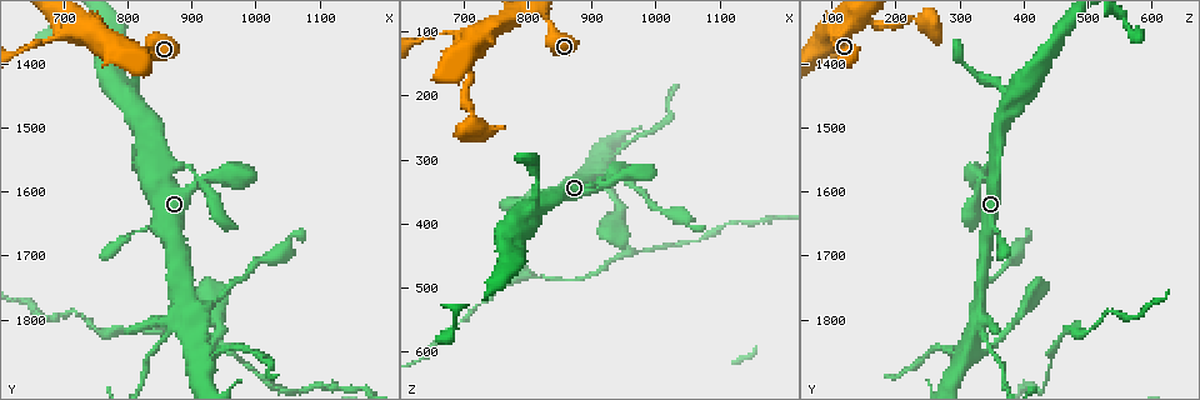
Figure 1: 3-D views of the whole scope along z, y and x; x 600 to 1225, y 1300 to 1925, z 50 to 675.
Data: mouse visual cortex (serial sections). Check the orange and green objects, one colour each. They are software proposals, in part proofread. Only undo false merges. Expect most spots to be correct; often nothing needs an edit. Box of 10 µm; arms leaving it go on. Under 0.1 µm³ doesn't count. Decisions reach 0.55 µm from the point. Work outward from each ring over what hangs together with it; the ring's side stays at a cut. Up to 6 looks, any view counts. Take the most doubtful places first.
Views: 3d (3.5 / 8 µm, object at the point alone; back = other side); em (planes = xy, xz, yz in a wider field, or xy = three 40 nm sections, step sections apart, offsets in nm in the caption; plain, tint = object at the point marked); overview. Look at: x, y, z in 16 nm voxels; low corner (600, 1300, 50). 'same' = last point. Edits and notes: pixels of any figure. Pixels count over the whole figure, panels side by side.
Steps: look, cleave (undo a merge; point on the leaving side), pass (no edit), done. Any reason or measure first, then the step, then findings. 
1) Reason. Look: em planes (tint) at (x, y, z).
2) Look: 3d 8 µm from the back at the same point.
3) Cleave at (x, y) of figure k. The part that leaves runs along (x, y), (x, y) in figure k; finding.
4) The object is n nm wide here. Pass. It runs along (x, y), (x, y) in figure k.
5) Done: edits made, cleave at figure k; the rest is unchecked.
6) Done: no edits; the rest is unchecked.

Four arms meet. Look: 3d 3.5 µm at (895, 1775, 325).

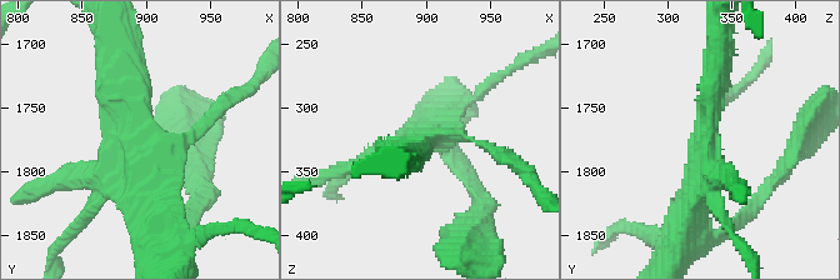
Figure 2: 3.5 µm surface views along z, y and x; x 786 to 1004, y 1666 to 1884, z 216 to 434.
Look: em xy step 2 (tint) at (892, 1776, 328).

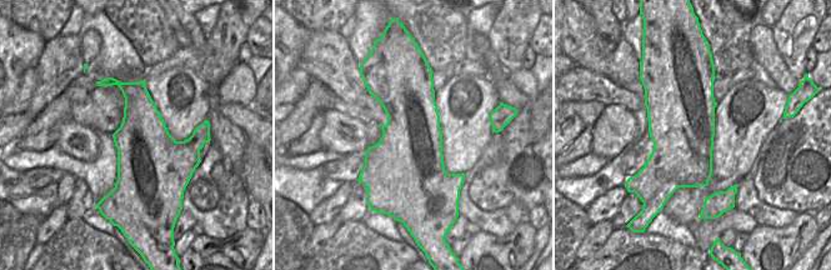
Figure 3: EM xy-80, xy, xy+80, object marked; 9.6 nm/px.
Cleave at (71, 230) of figure 2. The part that leaves runs along (121, 171), (51, 251), (51, 259) in figure 2; a second cell is stuck on.

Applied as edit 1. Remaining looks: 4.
Look: 3d 3.5 µm from the back at (925, 1580, 340).

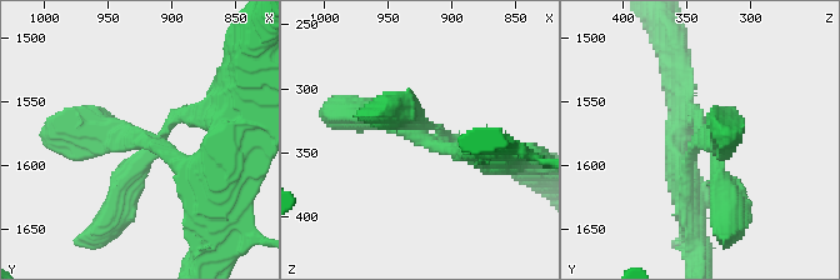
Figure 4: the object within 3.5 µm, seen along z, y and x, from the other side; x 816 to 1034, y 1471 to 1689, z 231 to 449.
3 arms meet here; the arms are 250, 300, 350 nm wide; now the EM. Look: em xy step 1 (tint) at (920, 1582, 340).

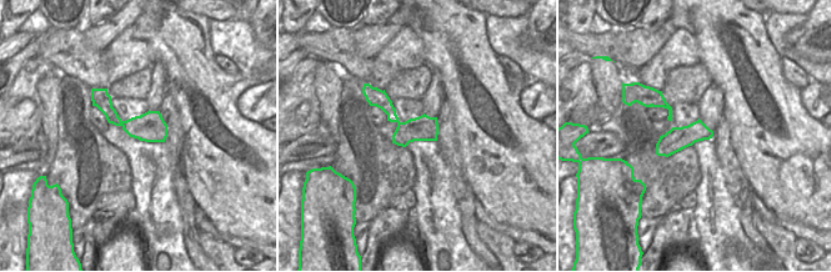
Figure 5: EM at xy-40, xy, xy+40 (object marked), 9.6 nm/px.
Pass. It runs along (95, 100), (121, 124), (150, 127), (161, 139) in figure 5; all the same cell.

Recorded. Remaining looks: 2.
Sharp bend. Look: 3d 3.5 µm at (800, 1455, 380).

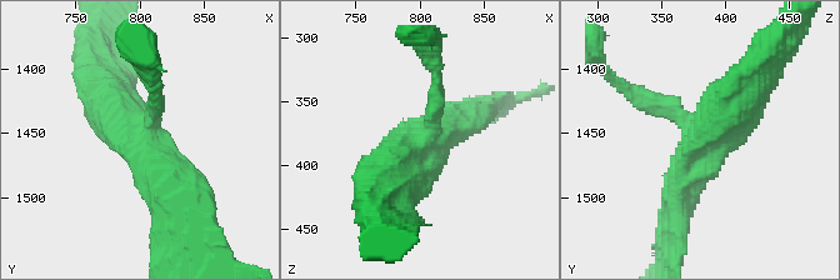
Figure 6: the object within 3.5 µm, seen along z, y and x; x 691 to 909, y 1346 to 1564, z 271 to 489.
Pass. It runs along (189, 208), (100, 85) in figure 6; all the same cell.

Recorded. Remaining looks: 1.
Done: edits made, cleave at figure 2; the rest is unchecked.

